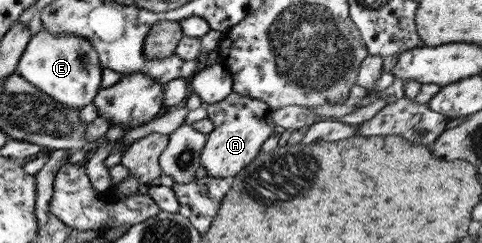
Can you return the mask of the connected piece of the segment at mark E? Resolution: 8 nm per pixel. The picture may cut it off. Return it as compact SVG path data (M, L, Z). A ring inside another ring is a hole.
M41 30L30 36L25 52L21 54L17 71L33 86L50 96L55 102L61 102L68 108L81 111L93 102L101 89L103 67L99 62L98 52L89 40L81 36L59 34L53 36L49 30Z

